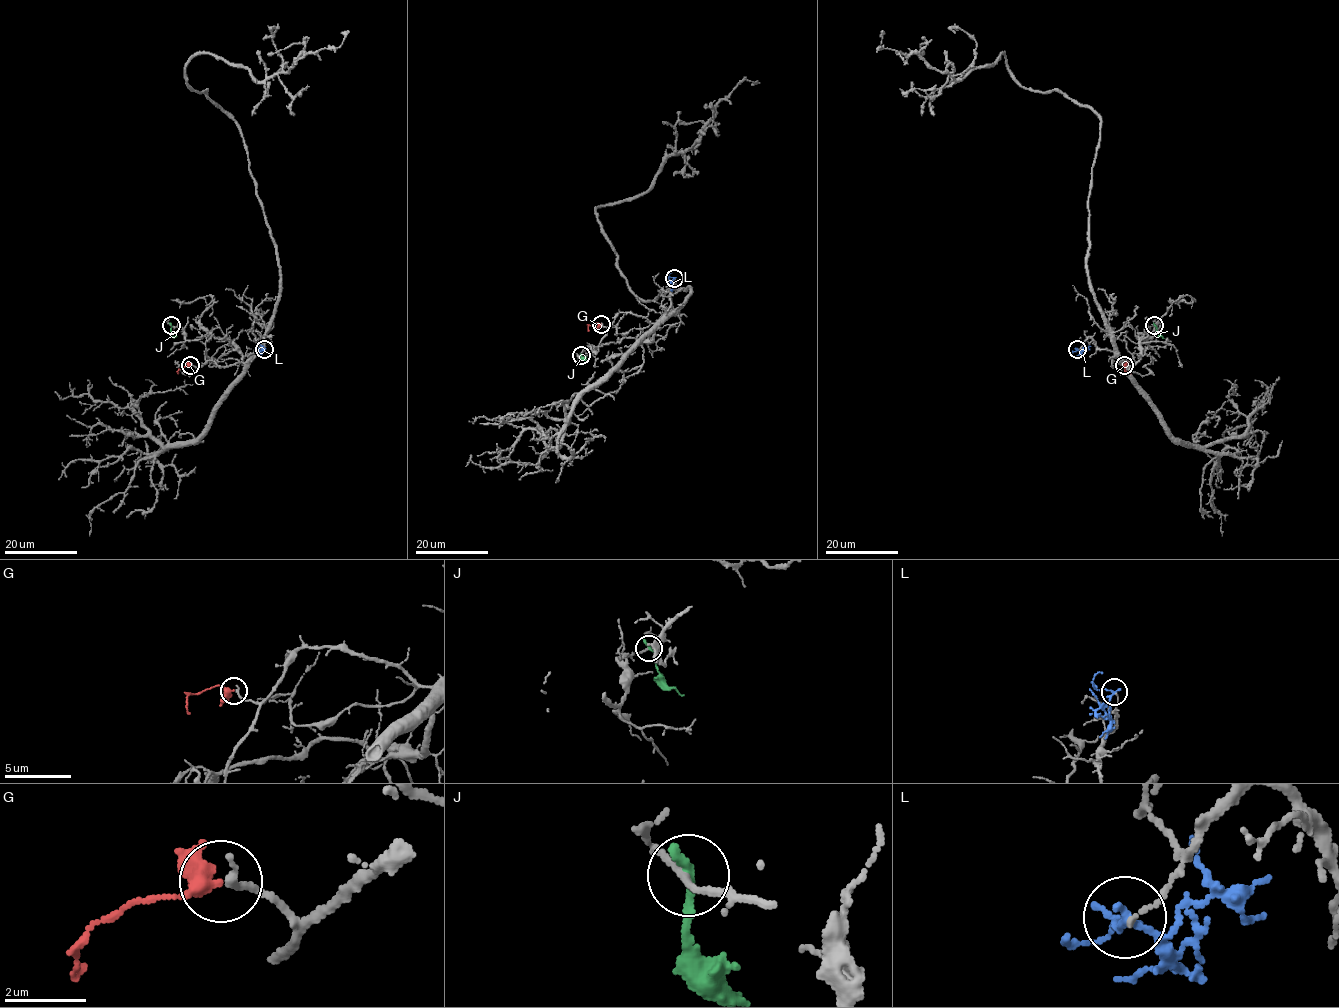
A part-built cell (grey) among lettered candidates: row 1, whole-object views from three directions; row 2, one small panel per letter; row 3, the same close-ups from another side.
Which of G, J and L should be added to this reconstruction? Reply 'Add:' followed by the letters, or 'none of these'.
Add: G

